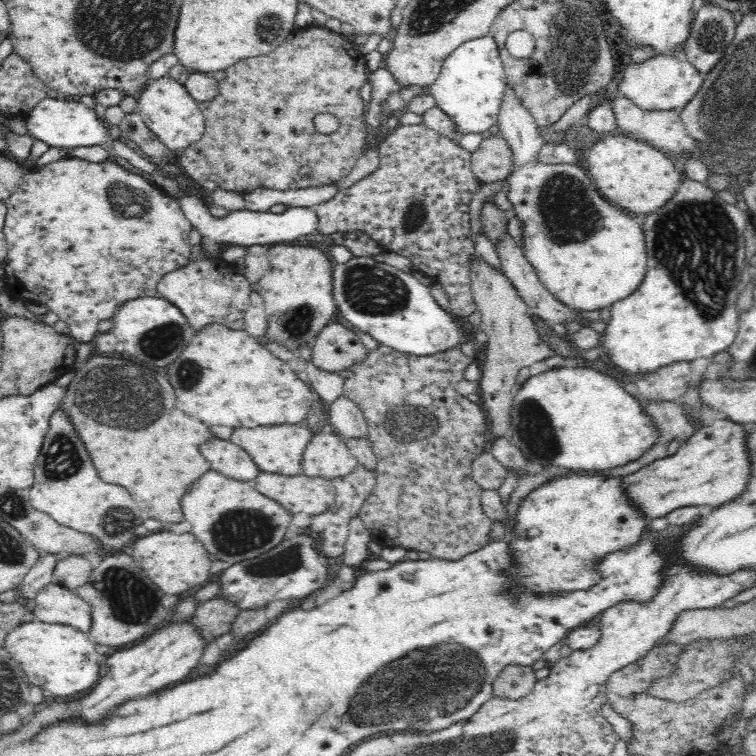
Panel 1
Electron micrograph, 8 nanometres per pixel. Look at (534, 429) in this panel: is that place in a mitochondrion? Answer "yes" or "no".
yes

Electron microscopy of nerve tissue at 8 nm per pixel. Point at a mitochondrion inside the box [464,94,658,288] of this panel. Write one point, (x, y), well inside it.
(570, 215)

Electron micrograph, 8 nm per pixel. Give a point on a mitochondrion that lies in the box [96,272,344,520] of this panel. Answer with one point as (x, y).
(159, 343)

